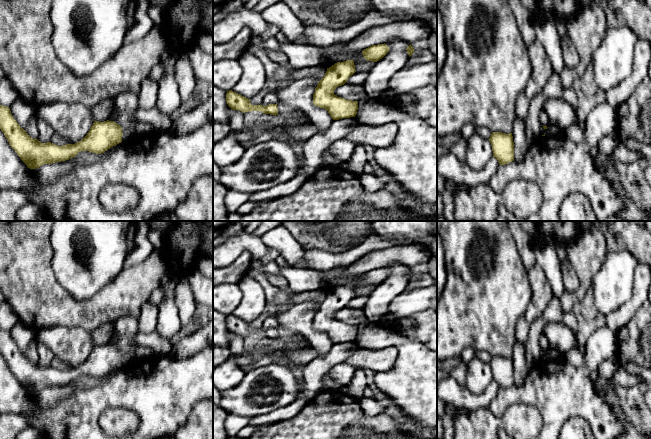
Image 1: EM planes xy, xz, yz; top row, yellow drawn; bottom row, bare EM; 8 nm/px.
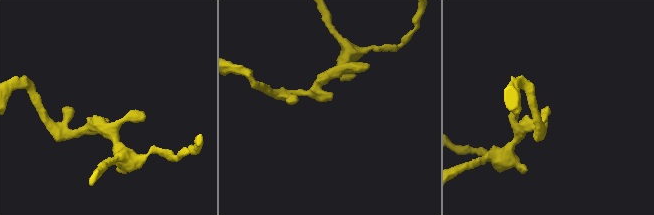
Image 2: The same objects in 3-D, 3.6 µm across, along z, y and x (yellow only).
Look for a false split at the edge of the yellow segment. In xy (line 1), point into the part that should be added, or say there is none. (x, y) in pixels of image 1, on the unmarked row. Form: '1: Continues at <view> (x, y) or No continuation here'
1: No continuation here

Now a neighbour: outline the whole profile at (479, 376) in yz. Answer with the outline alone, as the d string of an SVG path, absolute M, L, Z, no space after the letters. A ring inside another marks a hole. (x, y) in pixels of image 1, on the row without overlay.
M473 358L467 363L465 387L473 395L481 395L493 382L492 370L489 363Z

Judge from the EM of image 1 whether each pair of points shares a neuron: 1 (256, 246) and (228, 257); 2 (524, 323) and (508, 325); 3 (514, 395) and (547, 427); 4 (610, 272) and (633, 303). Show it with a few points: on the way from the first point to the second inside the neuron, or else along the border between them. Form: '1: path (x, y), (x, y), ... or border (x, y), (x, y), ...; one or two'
1: path (249, 245), (240, 245), (235, 250); one
2: border (528, 304), (516, 324), (515, 340); two
3: path (526, 395), (531, 395), (547, 411), (547, 415); one
4: border (634, 275), (631, 296), (611, 312); two

